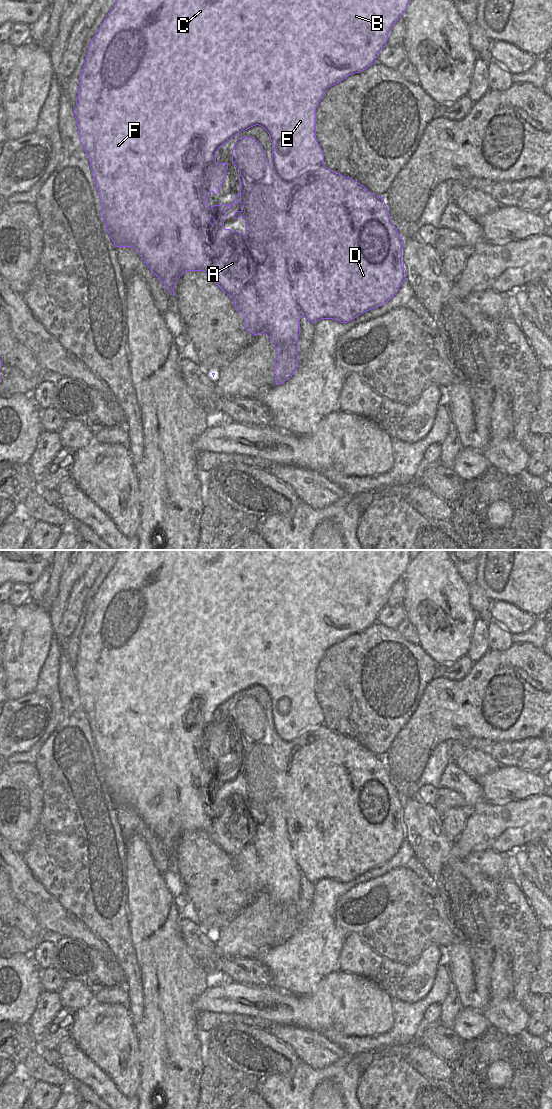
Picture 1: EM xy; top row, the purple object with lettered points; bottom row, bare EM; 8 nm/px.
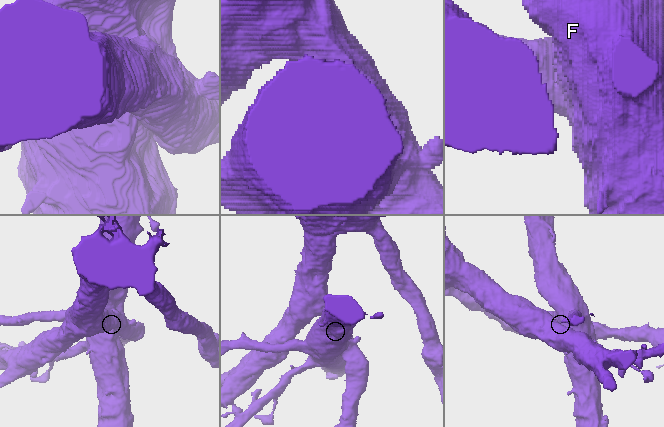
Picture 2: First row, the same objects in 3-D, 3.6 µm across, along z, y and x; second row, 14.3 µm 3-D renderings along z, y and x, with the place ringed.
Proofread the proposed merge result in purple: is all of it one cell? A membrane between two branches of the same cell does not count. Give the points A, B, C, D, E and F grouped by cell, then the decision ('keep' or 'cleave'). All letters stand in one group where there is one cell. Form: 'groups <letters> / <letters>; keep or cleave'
groups A B C E F / D; cleave

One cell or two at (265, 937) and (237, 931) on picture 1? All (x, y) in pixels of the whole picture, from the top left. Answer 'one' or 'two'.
one

